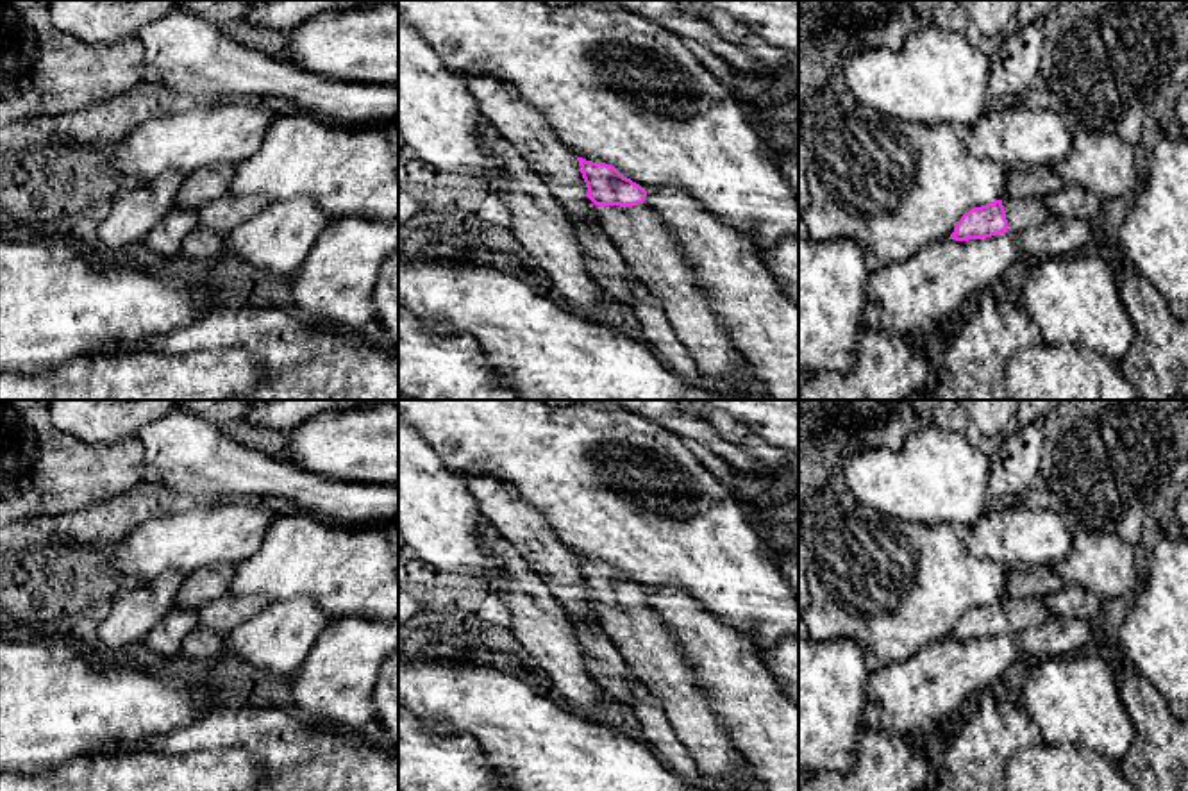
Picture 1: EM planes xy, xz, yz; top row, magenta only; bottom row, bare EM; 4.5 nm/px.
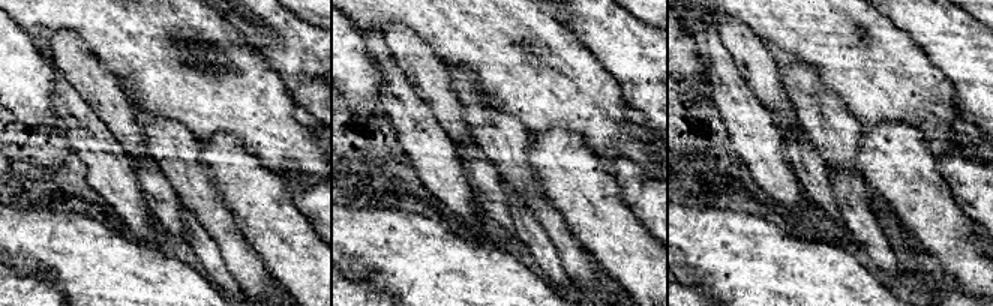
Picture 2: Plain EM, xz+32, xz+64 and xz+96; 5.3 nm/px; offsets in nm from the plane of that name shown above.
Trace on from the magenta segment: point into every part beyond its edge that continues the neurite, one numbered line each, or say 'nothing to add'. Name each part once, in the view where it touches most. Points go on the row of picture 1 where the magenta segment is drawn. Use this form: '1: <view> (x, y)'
1: xz (638, 233)

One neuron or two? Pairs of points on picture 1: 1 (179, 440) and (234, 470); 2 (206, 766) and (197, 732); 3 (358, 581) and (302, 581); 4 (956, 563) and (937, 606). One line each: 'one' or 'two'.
1: one
2: two
3: one
4: one

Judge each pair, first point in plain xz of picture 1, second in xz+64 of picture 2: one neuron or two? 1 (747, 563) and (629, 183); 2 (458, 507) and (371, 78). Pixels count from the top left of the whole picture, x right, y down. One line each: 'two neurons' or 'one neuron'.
1: two neurons
2: one neuron

